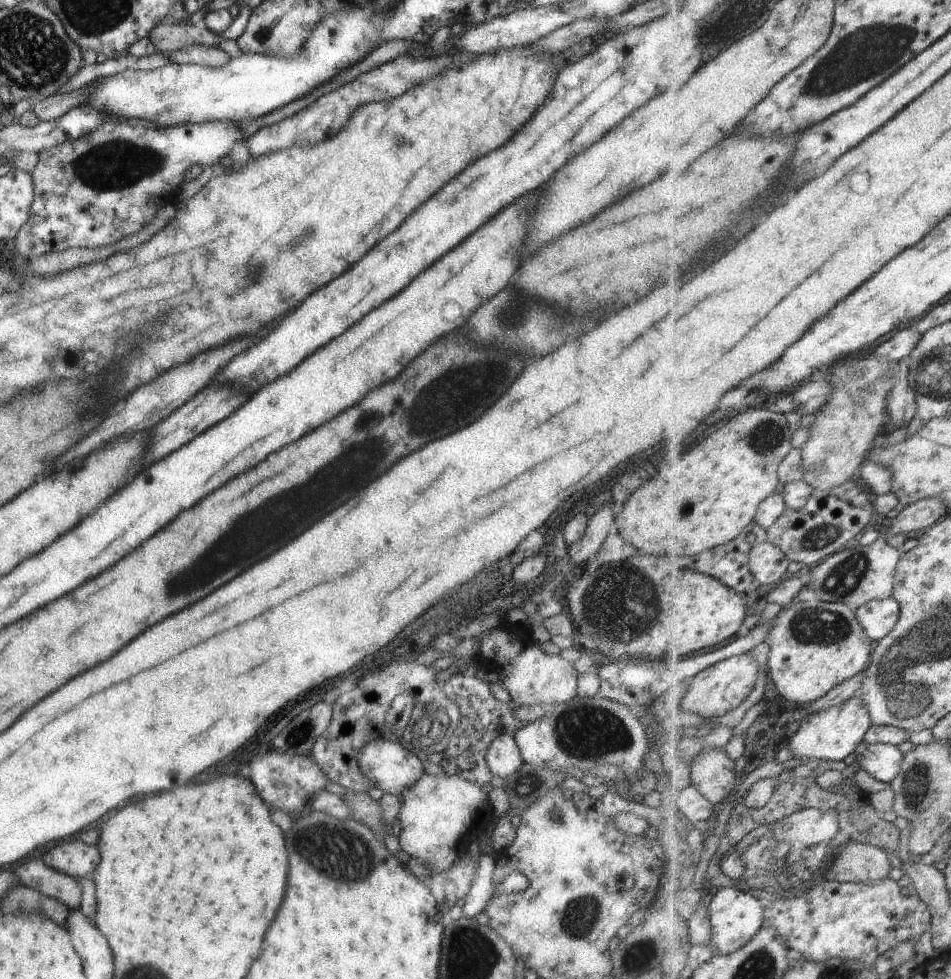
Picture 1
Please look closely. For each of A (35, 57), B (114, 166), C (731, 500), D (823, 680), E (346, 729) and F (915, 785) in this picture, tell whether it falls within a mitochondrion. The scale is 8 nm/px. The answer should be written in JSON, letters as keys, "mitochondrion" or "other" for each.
{"A":"mitochondrion","B":"mitochondrion","C":"other","D":"other","E":"other","F":"mitochondrion"}

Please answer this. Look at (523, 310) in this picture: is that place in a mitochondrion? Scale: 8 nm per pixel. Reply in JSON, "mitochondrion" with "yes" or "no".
{"mitochondrion":"yes"}

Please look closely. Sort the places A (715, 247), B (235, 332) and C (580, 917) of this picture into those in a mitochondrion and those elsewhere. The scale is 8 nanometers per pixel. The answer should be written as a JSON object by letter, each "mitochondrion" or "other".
{"A":"other","B":"other","C":"mitochondrion"}

